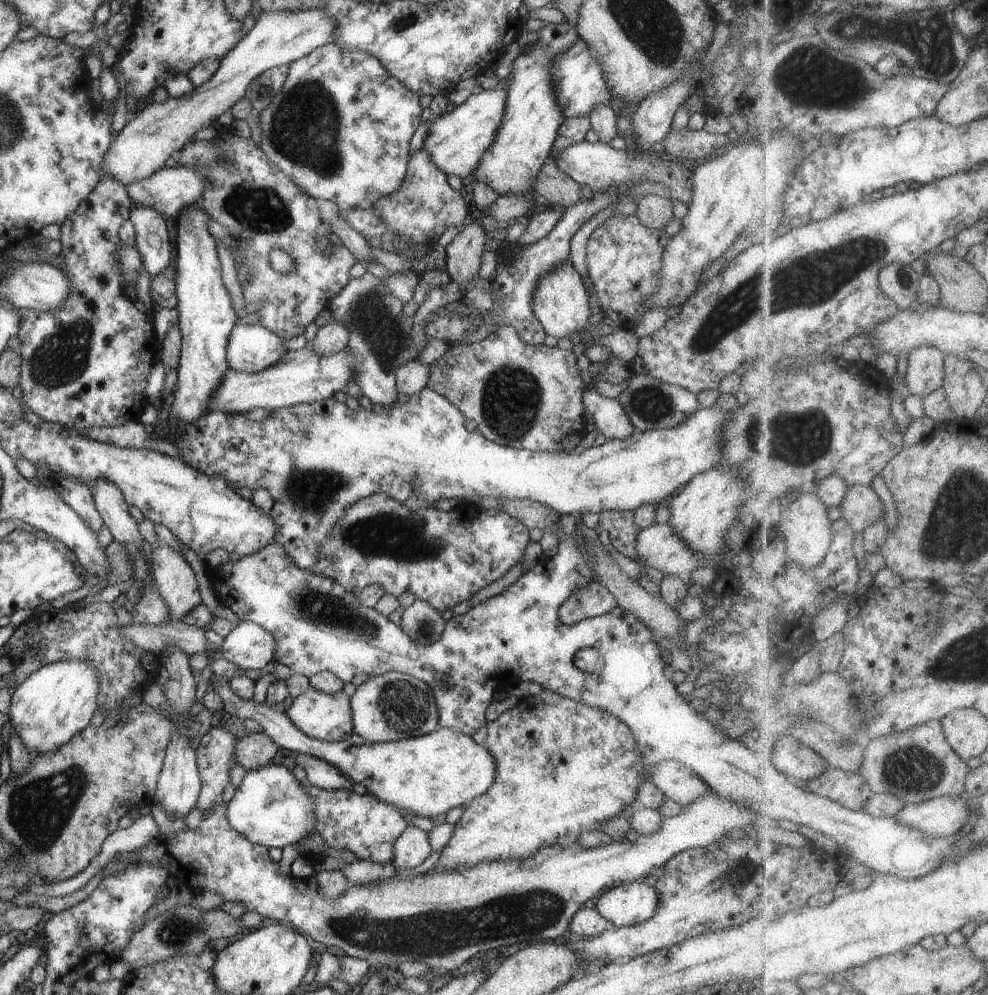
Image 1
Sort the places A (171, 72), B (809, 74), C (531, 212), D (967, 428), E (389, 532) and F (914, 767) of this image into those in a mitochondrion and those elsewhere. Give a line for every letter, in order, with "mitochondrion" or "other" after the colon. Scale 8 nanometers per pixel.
A: other
B: mitochondrion
C: other
D: other
E: mitochondrion
F: mitochondrion

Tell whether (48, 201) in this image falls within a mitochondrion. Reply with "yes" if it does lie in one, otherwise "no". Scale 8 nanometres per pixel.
no

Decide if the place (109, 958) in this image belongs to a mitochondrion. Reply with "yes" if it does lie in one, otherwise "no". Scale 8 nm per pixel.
no

